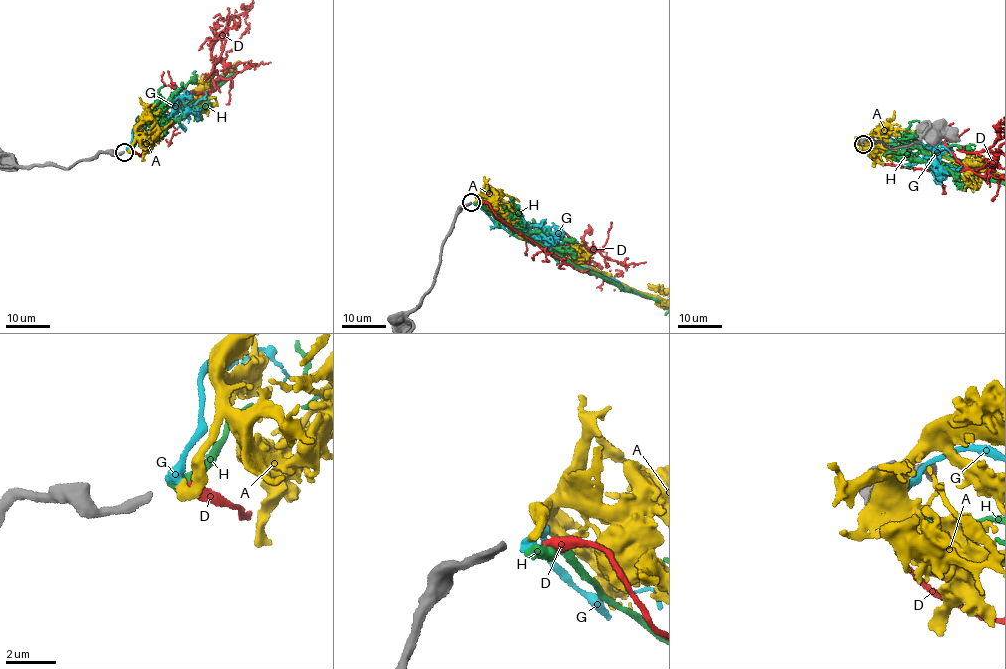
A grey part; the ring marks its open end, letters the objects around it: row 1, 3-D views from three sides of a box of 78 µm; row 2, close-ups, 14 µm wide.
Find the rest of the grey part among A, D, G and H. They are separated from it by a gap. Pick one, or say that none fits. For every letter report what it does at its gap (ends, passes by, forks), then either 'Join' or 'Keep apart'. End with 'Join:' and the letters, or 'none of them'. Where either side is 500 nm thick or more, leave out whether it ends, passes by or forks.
A: It ends there. Join
D: It ends there. Keep apart
G: It ends there. Keep apart
H: It ends there. Keep apart
Join: A

